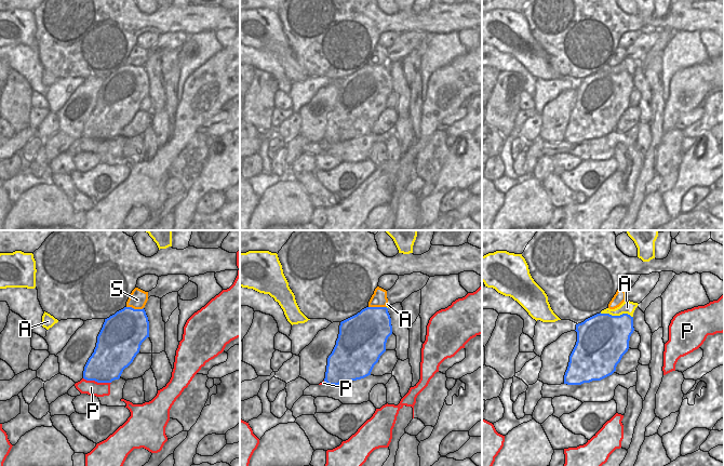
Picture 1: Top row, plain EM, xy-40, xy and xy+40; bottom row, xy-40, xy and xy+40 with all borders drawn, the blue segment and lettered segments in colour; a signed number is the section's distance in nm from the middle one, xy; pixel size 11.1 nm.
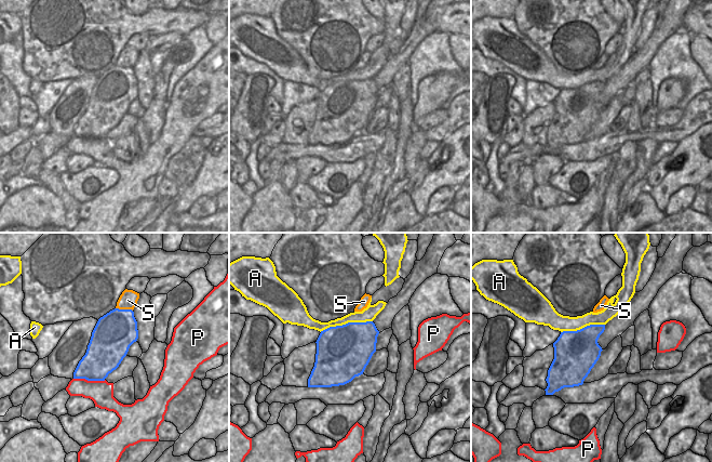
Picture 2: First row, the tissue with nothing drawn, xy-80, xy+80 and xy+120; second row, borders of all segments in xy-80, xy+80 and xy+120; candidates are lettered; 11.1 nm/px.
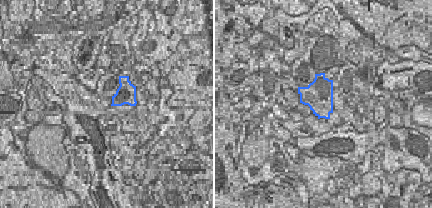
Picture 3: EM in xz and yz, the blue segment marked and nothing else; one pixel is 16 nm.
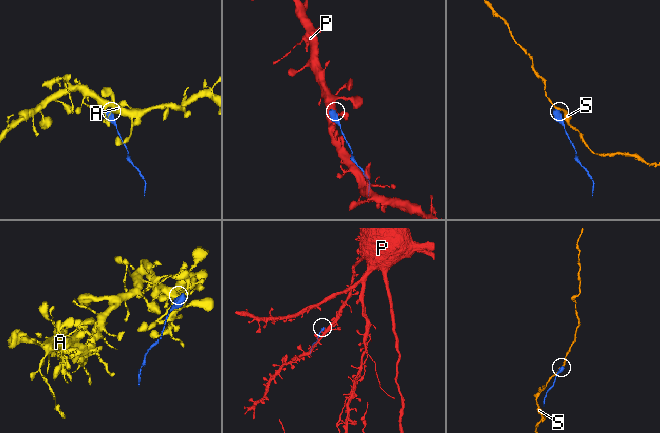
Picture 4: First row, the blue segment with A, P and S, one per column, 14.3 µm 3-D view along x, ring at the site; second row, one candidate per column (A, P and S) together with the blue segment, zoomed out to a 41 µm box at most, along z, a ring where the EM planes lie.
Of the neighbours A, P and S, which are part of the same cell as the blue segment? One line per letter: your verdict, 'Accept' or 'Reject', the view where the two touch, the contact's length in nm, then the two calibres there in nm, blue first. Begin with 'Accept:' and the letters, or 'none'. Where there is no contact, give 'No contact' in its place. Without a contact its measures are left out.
Accept: none
A: Reject. Touches blue in xy+40. Shared border 380 nm. Thickness 480 nm (blue) against 140 nm
P: Reject. Touches blue in xy-40. Shared border 320 nm. Thickness 400 nm (blue) against 170 nm
S: Reject. Touches blue in xy. Shared border 200 nm. Thickness 440 nm (blue) against 170 nm

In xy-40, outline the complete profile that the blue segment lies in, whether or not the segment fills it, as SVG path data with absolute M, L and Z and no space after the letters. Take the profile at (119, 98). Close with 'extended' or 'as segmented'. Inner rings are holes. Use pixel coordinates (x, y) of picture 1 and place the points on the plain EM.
M124 65L105 77L97 94L94 110L84 124L83 136L97 141L111 141L115 137L119 137L123 128L133 120L139 110L142 101L147 95L149 95L149 79L144 66Z; as segmented

